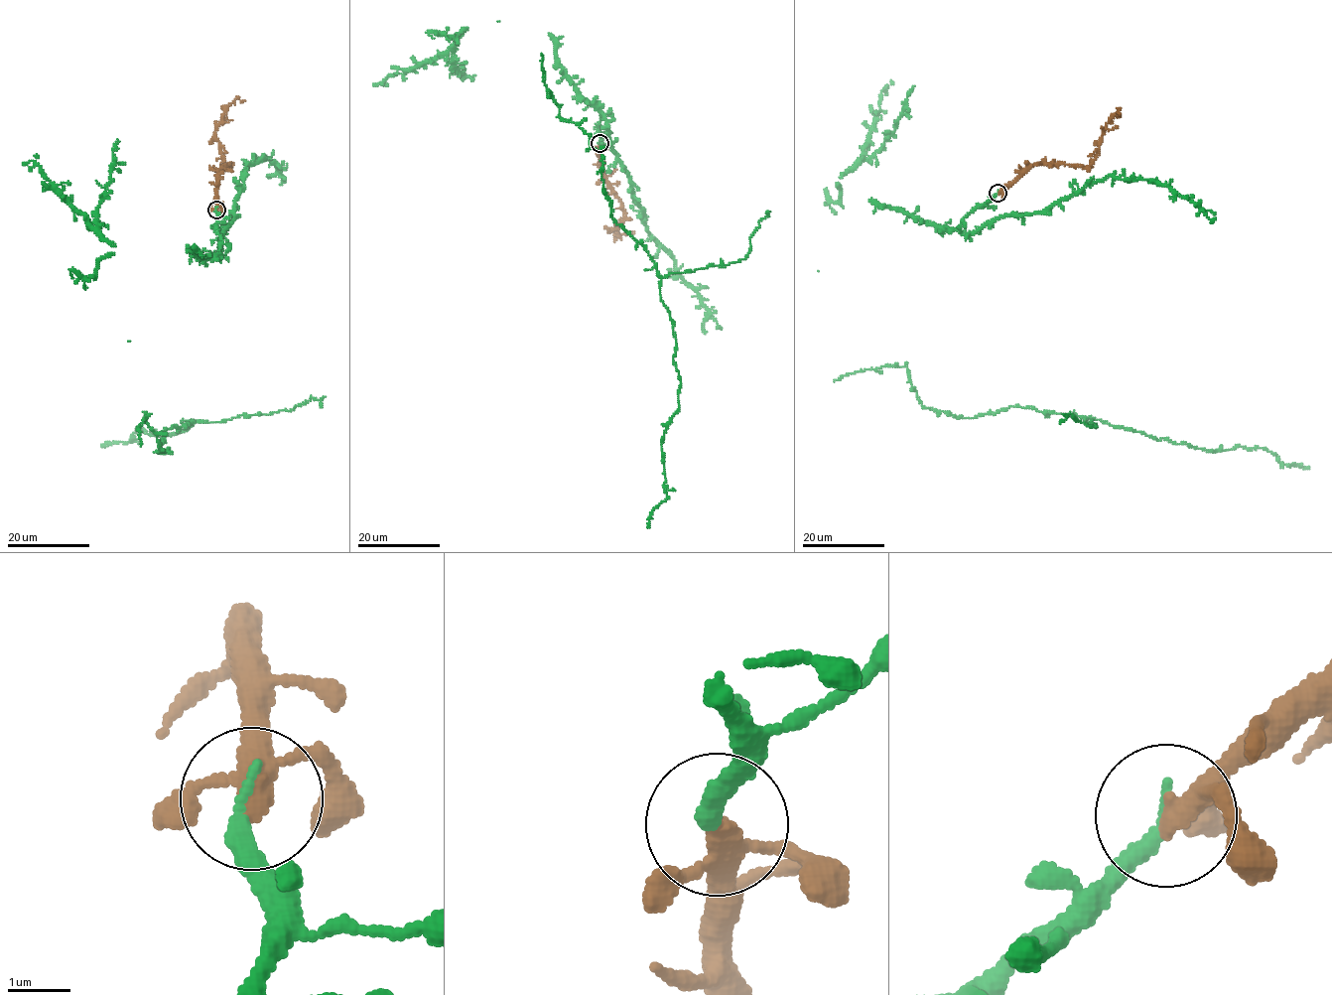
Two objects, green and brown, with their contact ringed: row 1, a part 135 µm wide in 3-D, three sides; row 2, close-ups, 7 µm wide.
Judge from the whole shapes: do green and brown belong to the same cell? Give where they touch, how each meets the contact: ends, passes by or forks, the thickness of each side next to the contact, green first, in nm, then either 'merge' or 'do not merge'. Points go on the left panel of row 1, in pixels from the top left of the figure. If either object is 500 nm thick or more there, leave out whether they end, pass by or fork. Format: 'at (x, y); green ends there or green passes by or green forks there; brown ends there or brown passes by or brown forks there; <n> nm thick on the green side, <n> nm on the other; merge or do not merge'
at (216, 210); green ends there; brown forks there; 300 nm thick on the green side, 280 nm on the other; merge

